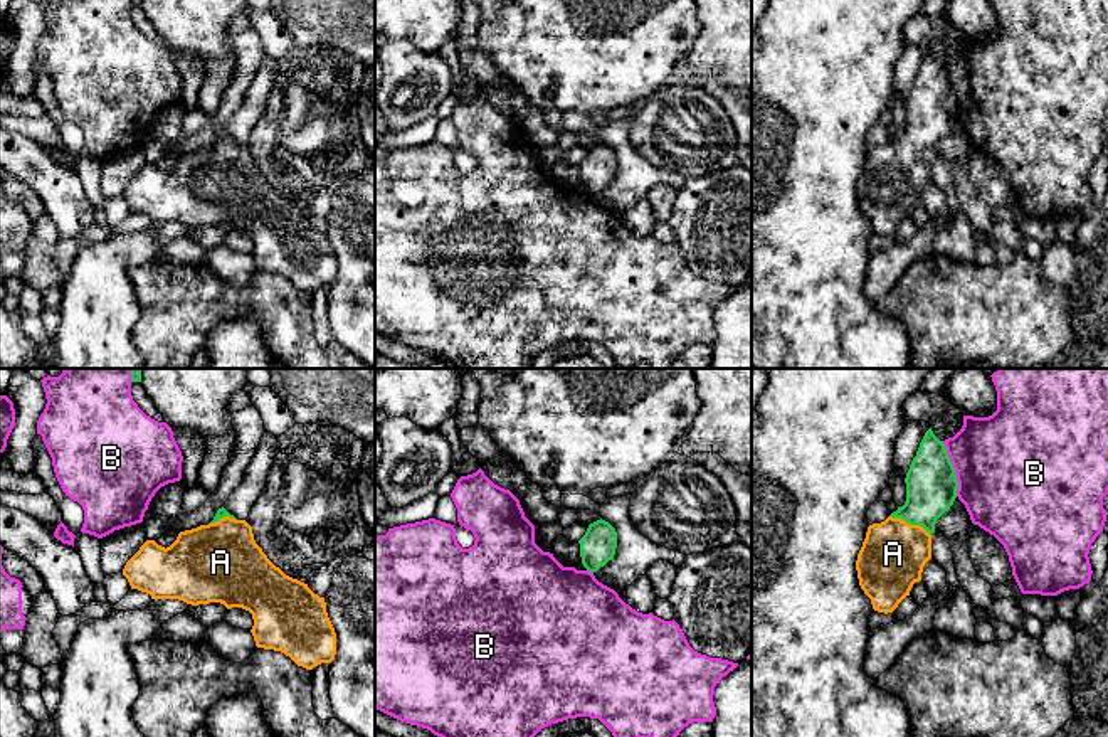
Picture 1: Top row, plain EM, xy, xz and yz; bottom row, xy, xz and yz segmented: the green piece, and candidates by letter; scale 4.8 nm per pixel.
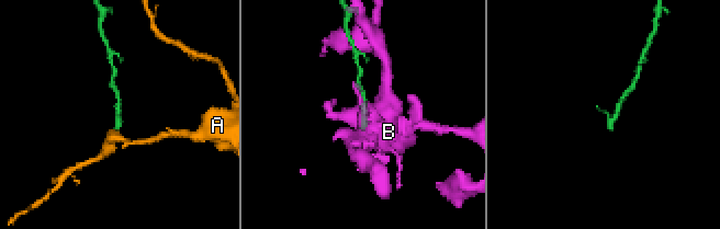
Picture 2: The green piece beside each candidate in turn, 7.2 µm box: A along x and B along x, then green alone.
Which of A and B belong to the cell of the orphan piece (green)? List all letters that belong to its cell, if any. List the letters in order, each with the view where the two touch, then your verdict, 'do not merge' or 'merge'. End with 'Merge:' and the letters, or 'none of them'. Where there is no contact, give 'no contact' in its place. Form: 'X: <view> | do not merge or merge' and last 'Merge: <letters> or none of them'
A: yz | merge
B: yz | do not merge
Merge: A

